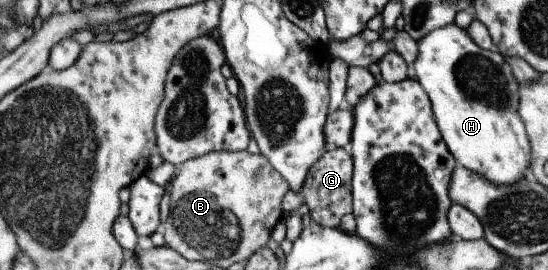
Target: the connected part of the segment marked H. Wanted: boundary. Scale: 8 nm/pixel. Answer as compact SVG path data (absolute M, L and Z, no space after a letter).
M455 23L429 32L416 41L416 48L418 54L412 62L414 76L428 97L440 138L452 154L455 164L486 178L494 186L508 186L518 182L522 172L528 168L528 142L522 122L516 114L518 83L502 54L482 50L472 42L467 29L462 29Z

